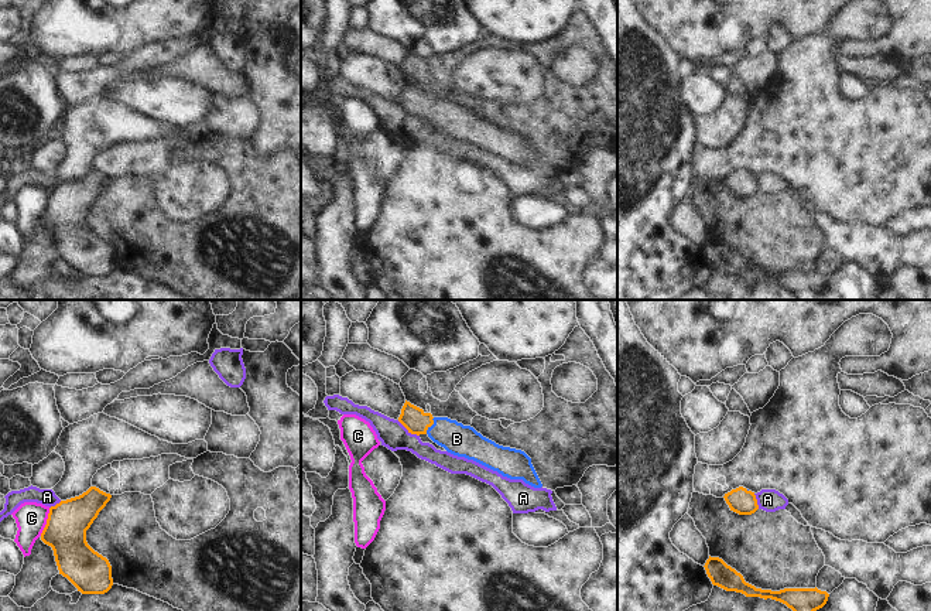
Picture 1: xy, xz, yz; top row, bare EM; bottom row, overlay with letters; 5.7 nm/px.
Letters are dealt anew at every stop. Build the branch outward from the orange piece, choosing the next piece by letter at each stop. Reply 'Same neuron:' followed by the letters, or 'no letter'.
Same neuron: B

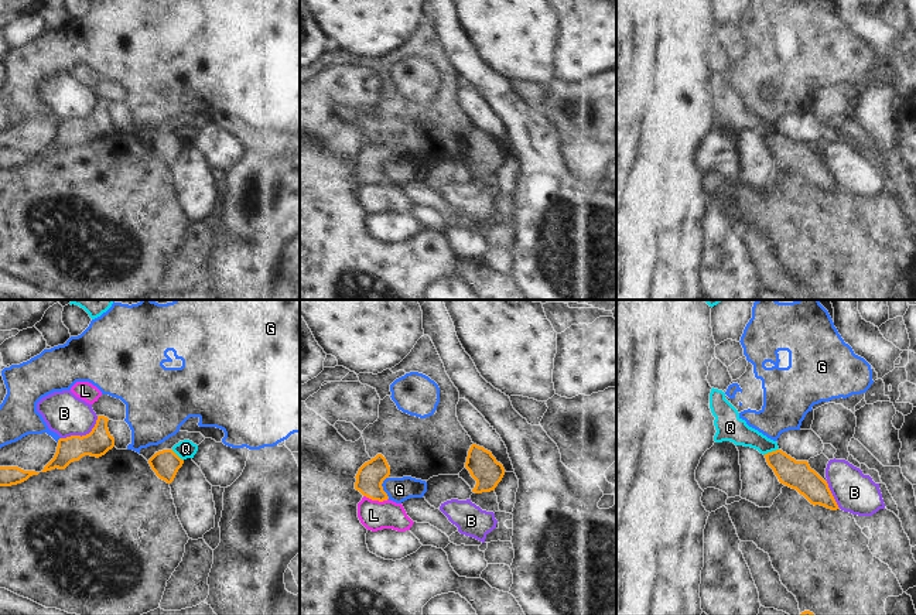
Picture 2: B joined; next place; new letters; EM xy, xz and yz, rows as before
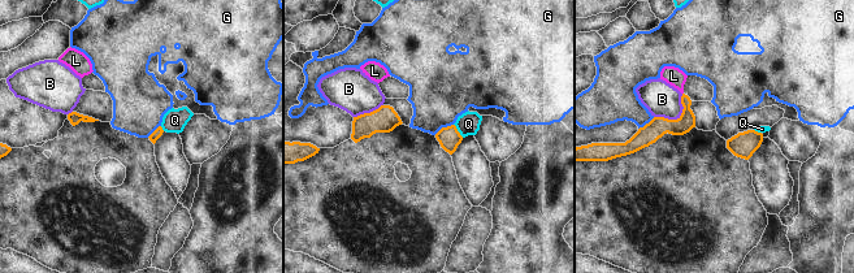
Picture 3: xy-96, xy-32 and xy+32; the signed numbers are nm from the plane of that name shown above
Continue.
Same neuron: no letter

